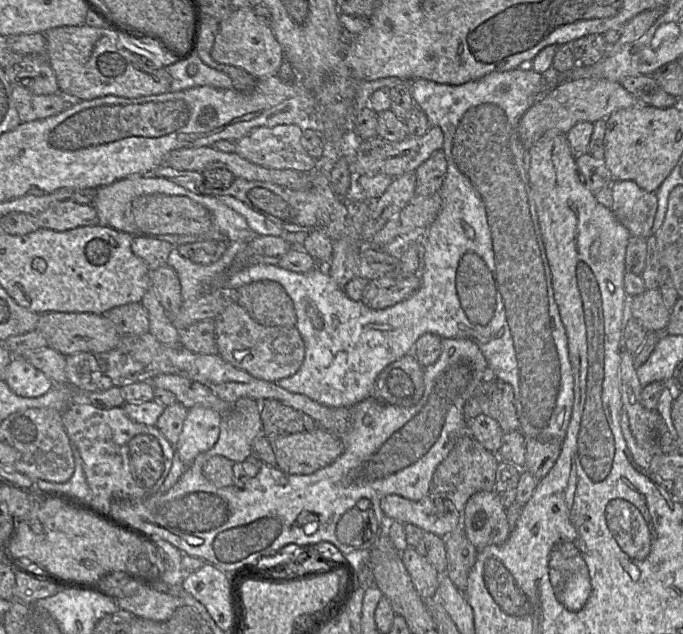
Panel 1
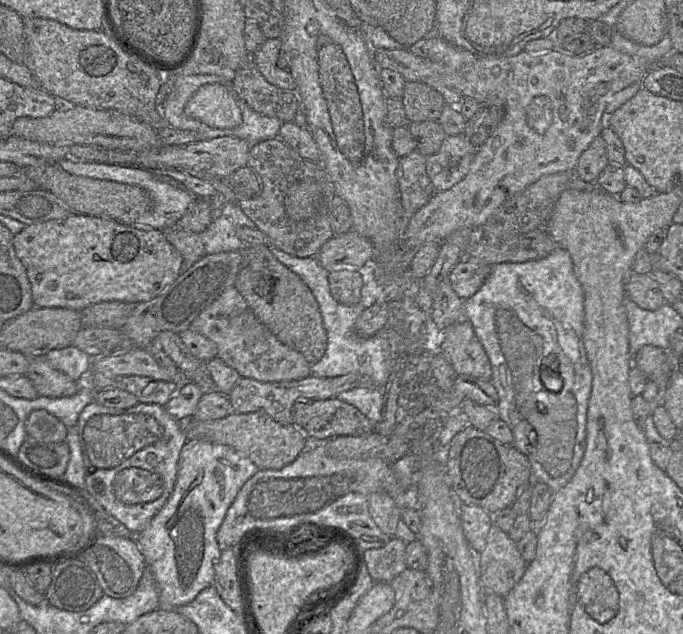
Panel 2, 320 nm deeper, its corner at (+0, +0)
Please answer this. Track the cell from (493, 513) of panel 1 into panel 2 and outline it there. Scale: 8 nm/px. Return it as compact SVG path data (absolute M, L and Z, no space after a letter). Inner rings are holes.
M492 524L480 554L479 579L485 592L504 598L523 577L526 566L516 543Z

